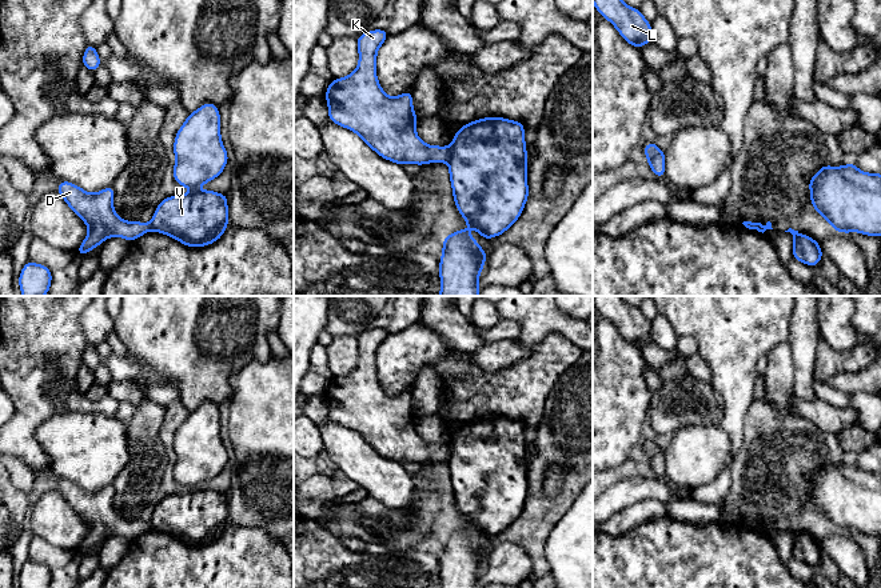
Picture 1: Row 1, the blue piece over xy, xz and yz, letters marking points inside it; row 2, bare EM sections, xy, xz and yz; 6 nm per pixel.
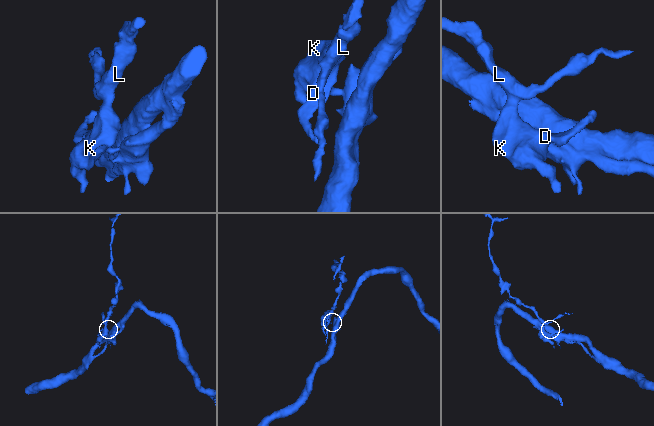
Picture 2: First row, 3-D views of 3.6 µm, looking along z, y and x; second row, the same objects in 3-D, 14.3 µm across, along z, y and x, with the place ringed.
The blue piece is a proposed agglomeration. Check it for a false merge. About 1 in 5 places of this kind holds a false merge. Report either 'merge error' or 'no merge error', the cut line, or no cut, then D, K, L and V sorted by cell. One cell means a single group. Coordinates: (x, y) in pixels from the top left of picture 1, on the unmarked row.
merge error; cut in xz along (447, 447), (449, 459); D K L / V

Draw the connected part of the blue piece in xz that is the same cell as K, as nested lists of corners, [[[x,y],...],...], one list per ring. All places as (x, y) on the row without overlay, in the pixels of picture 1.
[[[374,328],[356,336],[358,365],[348,375],[334,377],[326,388],[328,417],[354,429],[392,461],[449,460],[449,445],[427,444],[416,433],[411,388],[390,396],[376,377],[376,351],[388,335],[386,328]]]

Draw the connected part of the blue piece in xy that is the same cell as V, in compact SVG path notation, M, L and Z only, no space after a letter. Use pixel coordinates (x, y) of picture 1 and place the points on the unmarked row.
M214 489L166 496L156 505L151 528L187 545L206 545L219 539L228 524L227 499Z

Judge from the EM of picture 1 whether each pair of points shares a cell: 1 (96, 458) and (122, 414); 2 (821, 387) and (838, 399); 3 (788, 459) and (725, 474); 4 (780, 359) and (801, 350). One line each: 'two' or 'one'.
1: two
2: one
3: two
4: two

